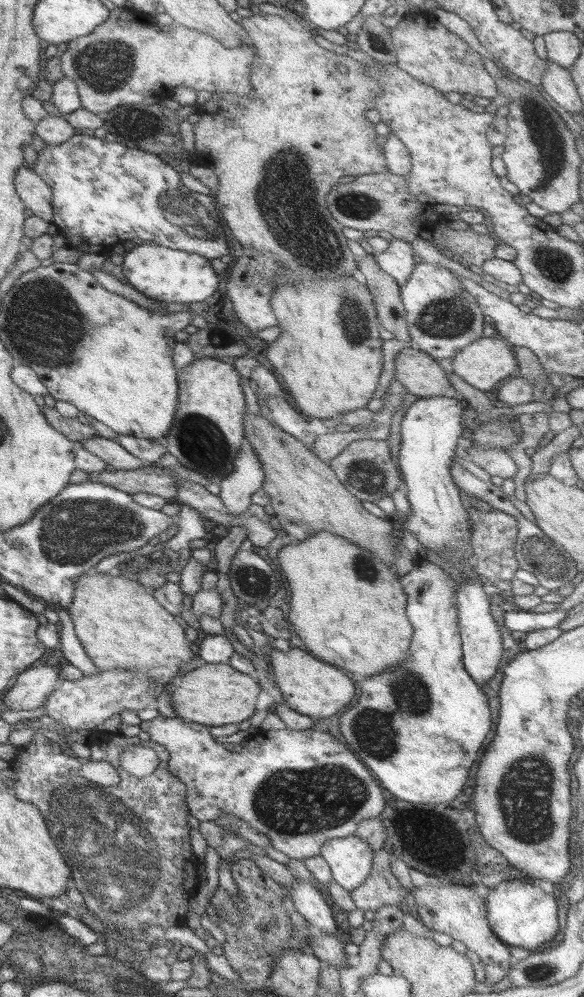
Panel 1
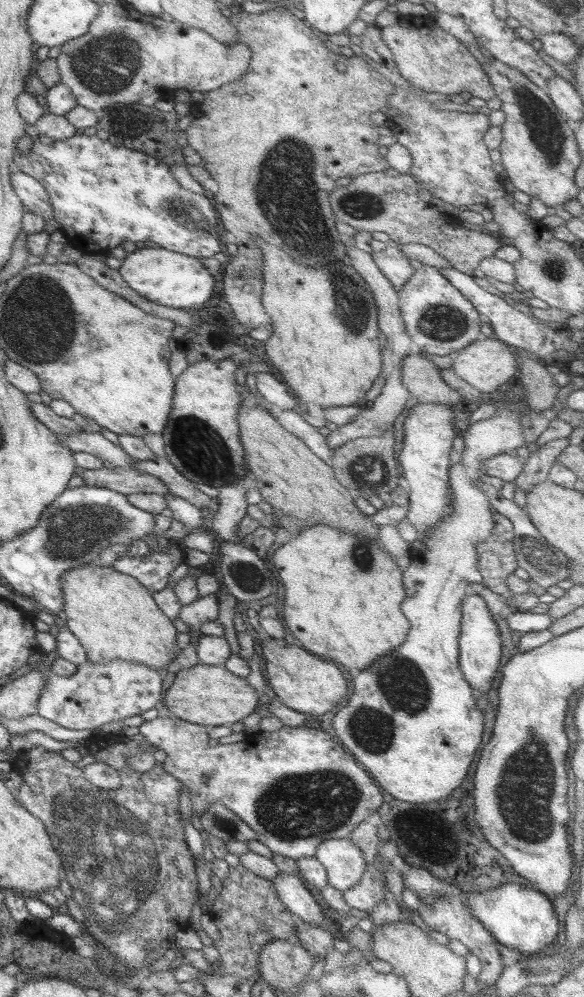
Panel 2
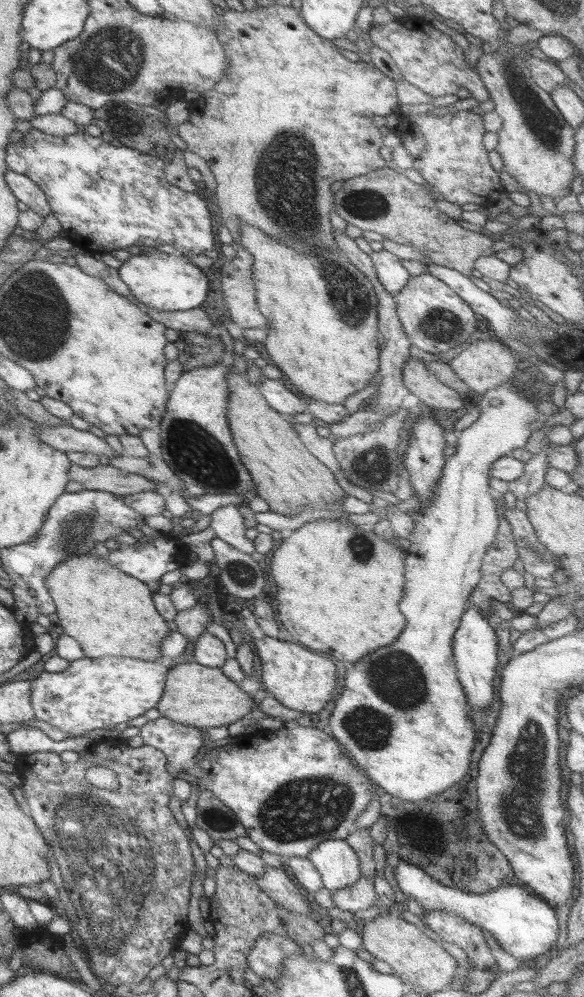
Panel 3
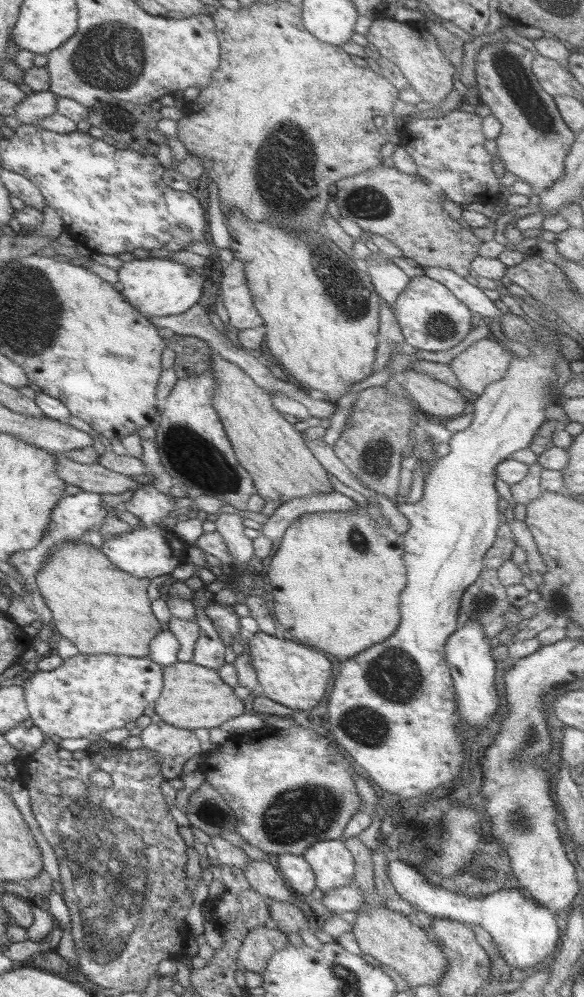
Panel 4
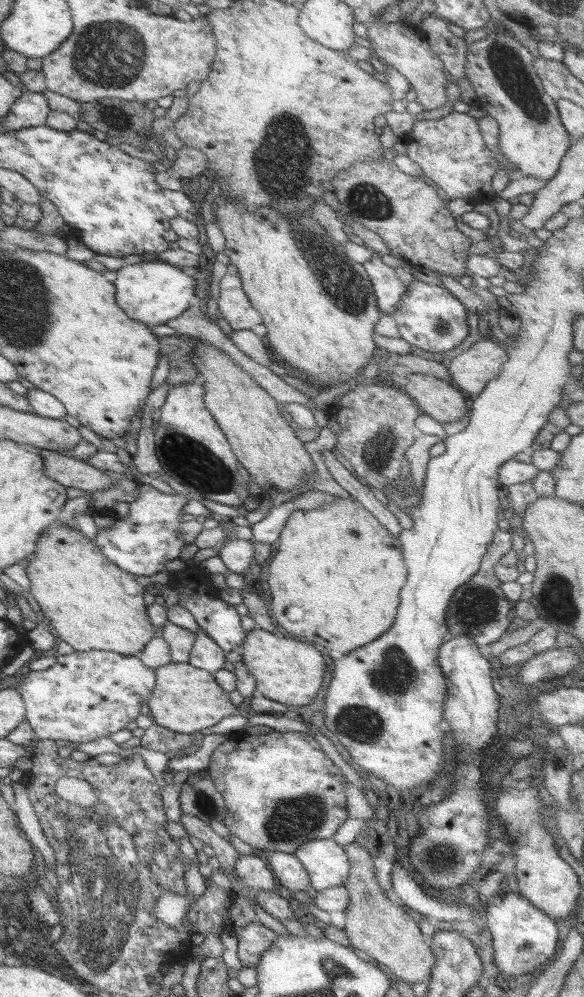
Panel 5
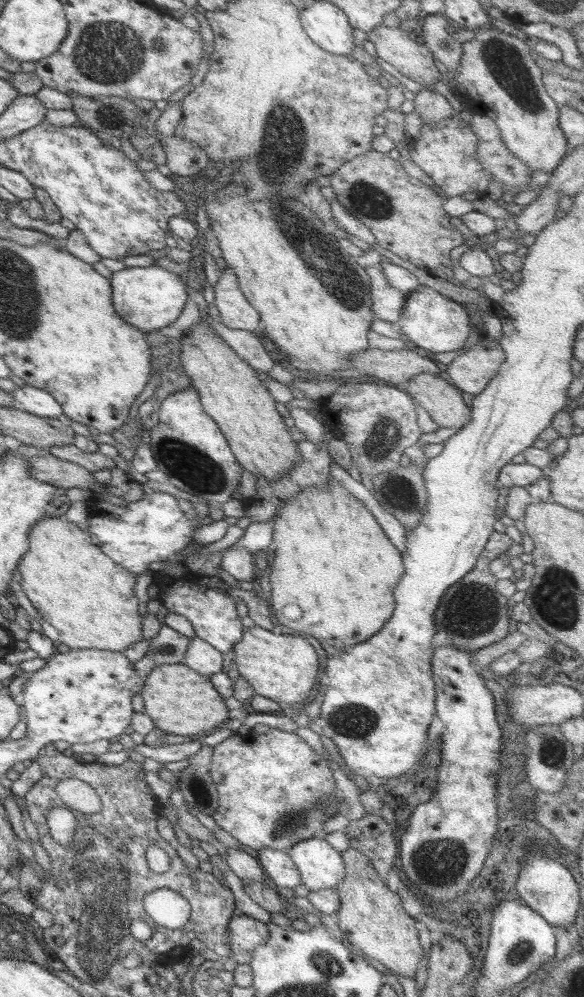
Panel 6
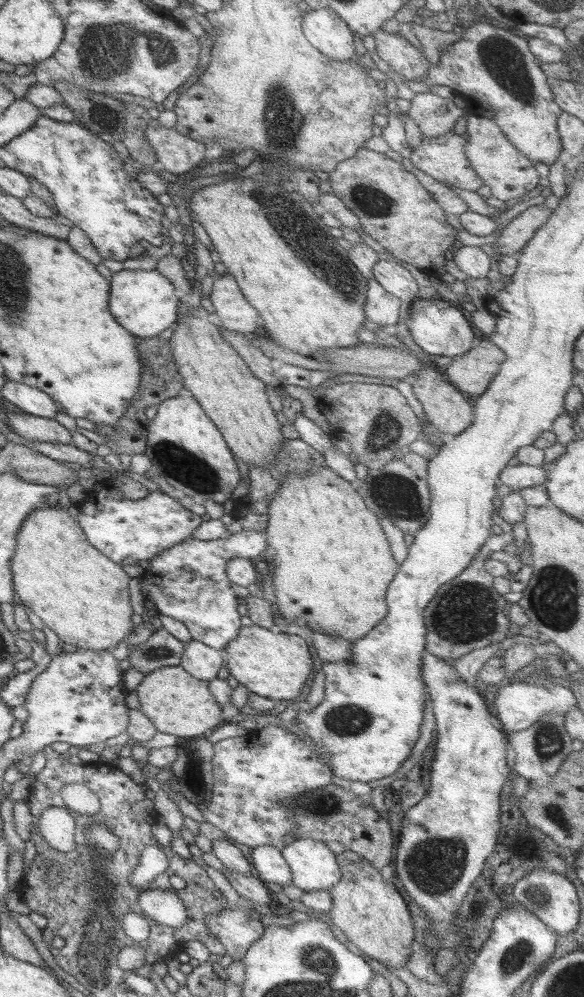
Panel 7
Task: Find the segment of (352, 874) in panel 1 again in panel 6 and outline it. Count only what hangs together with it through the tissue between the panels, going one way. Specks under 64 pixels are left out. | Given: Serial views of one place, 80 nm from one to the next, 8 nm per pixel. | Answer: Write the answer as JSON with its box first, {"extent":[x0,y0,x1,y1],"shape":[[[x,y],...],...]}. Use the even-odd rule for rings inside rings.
{"extent":[286,837,343,892],"shape":[[[325,837],[301,840],[286,854],[299,872],[299,884],[311,892],[335,889],[343,879],[340,852],[329,846]]]}

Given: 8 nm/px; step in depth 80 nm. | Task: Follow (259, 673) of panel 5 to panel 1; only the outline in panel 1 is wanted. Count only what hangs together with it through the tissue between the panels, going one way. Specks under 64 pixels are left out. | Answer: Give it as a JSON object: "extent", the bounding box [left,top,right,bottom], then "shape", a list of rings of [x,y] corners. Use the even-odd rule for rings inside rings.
{"extent":[267,648,355,730],"shape":[[[272,648],[267,659],[284,702],[284,704],[275,703],[271,711],[283,721],[284,727],[289,730],[311,729],[315,725],[313,724],[315,720],[329,718],[345,710],[345,706],[349,706],[349,702],[355,696],[355,688],[347,675],[333,665],[317,660],[307,651],[292,648],[287,652],[281,652]]]}

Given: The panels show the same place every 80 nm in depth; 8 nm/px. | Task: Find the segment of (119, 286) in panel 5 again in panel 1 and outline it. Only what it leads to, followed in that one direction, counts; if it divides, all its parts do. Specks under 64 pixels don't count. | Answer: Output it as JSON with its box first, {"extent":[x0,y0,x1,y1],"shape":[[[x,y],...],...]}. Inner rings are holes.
{"extent":[120,243,219,305],"shape":[[[141,243],[129,252],[124,252],[120,265],[127,282],[153,301],[178,302],[183,305],[203,303],[216,290],[219,280],[210,260],[205,257],[153,243]]]}

